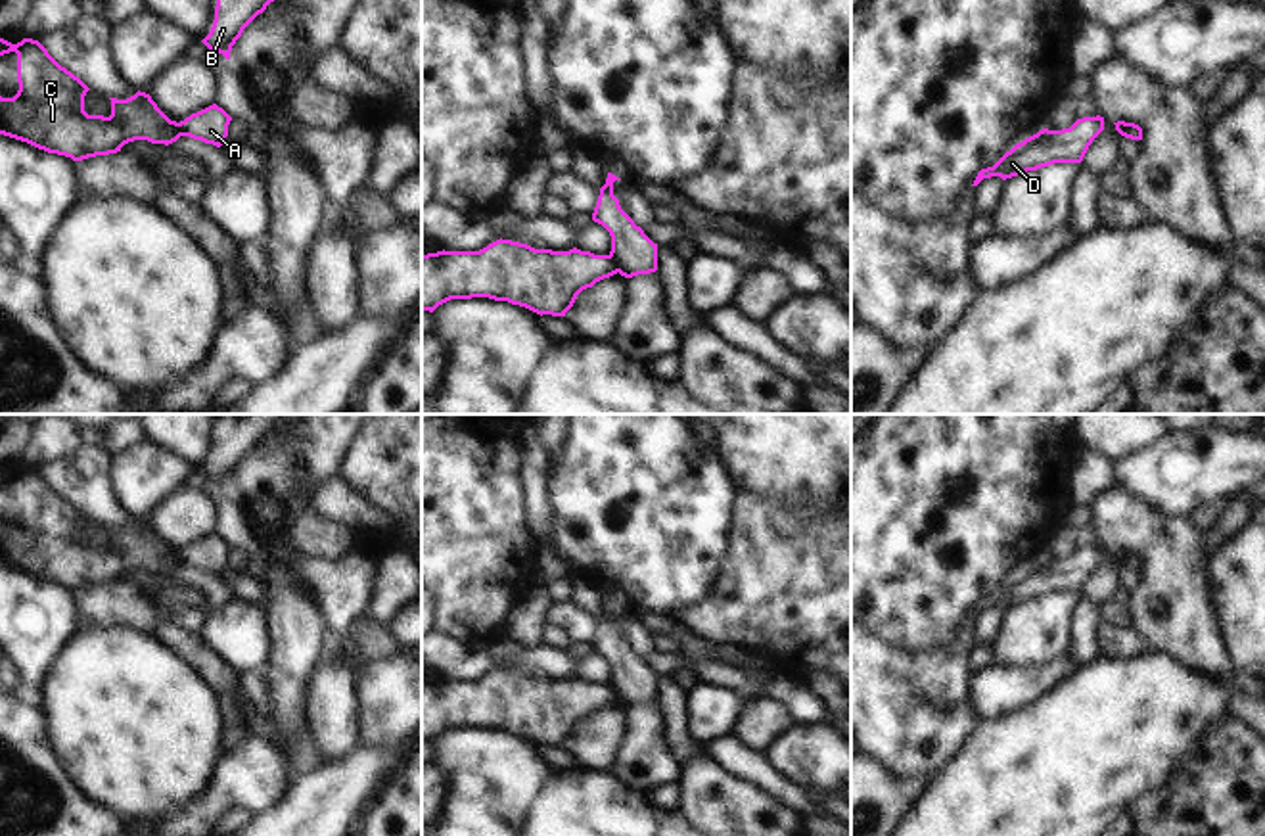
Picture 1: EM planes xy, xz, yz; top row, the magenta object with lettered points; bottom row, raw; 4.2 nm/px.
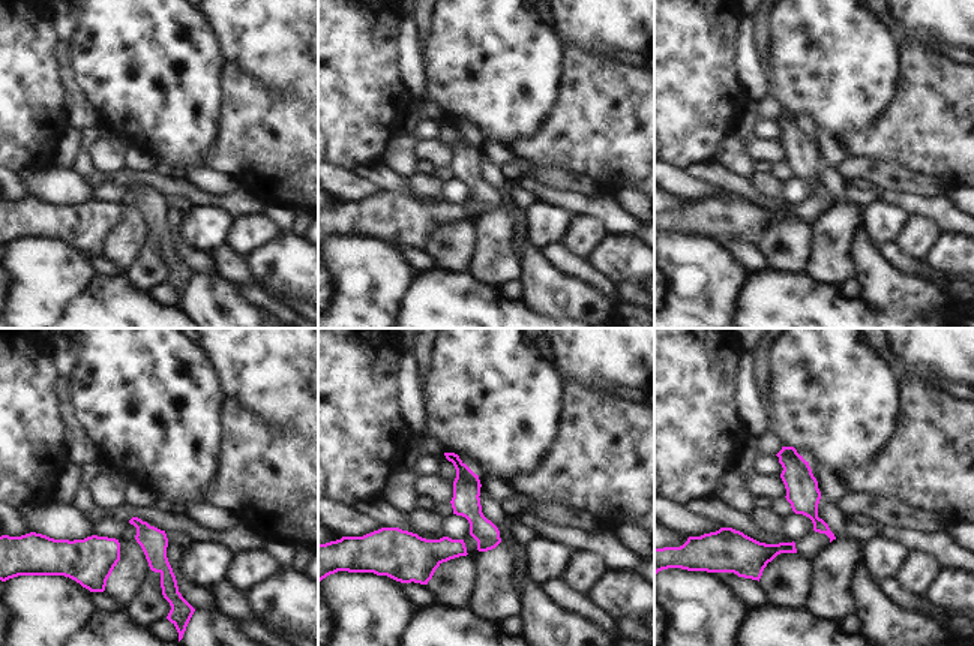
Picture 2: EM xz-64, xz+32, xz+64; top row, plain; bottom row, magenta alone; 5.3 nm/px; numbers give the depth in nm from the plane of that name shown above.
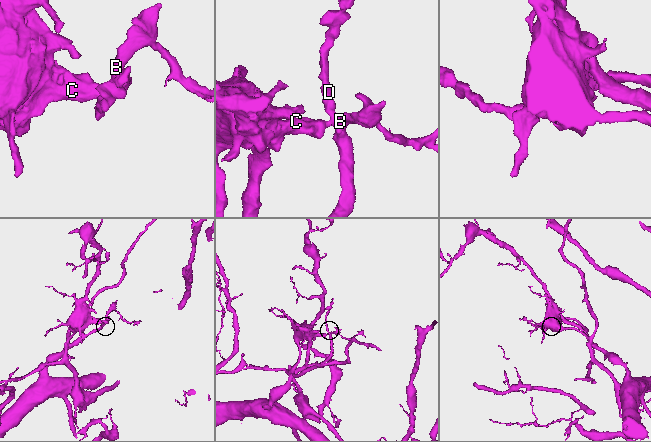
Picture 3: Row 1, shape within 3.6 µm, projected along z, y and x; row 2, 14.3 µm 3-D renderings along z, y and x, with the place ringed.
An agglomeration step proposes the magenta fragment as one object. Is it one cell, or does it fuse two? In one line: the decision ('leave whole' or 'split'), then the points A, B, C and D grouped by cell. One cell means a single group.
split; A B D / C

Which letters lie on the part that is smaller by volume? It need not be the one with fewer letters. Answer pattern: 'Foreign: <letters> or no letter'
Foreign: C

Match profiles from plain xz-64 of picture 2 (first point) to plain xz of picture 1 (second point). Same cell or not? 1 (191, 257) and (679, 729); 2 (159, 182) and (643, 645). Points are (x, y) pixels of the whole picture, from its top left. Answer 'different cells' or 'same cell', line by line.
1: same cell
2: different cells

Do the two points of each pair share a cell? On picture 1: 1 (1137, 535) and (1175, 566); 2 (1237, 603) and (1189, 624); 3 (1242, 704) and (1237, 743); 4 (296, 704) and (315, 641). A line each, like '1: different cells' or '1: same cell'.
1: same cell
2: different cells
3: different cells
4: same cell

